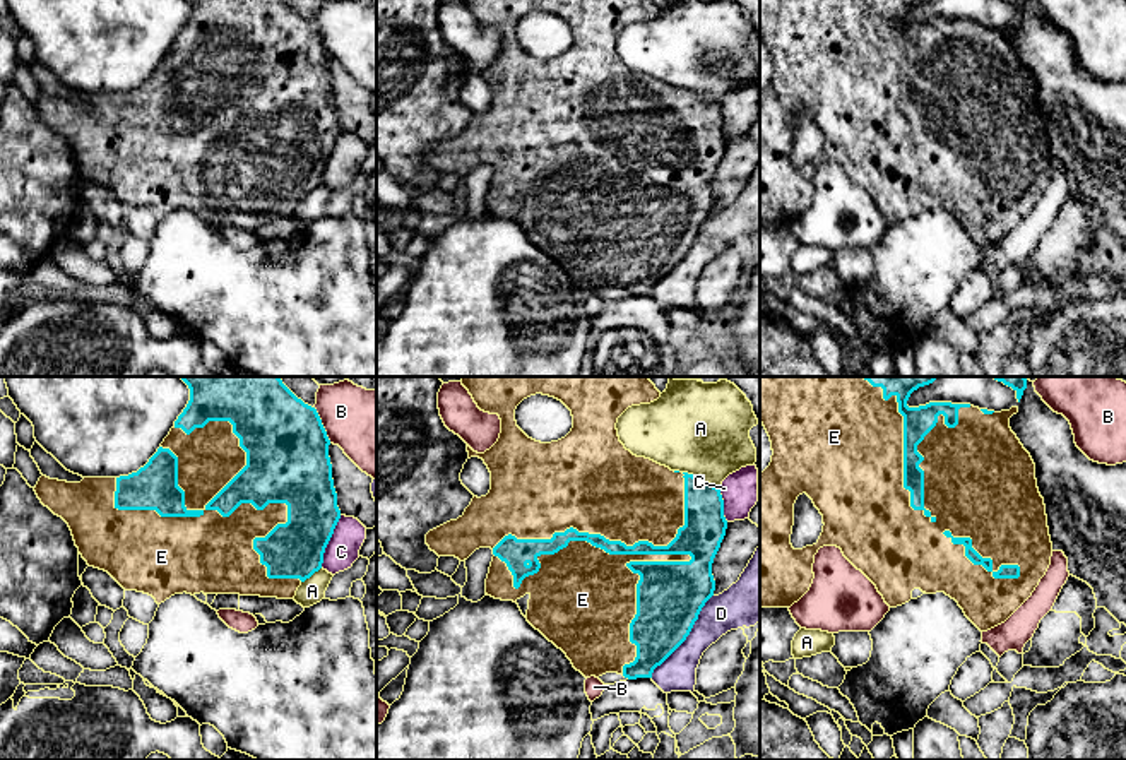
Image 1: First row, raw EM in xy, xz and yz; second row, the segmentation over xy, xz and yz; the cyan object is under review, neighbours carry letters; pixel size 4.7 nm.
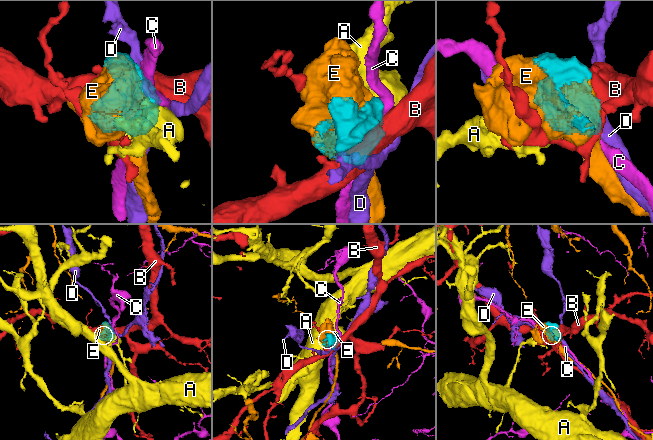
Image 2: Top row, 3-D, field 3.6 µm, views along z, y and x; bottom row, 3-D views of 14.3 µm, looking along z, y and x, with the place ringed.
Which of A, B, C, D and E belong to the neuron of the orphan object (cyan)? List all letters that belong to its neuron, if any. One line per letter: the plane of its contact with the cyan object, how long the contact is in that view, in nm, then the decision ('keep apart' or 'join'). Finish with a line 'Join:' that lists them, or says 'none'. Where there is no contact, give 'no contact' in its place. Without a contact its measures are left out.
A: xz | 190 nm | keep apart
B: xy | 190 nm | keep apart
C: xy | 260 nm | keep apart
D: xz | 480 nm | keep apart
E: xy | 1000 nm | join
Join: E

